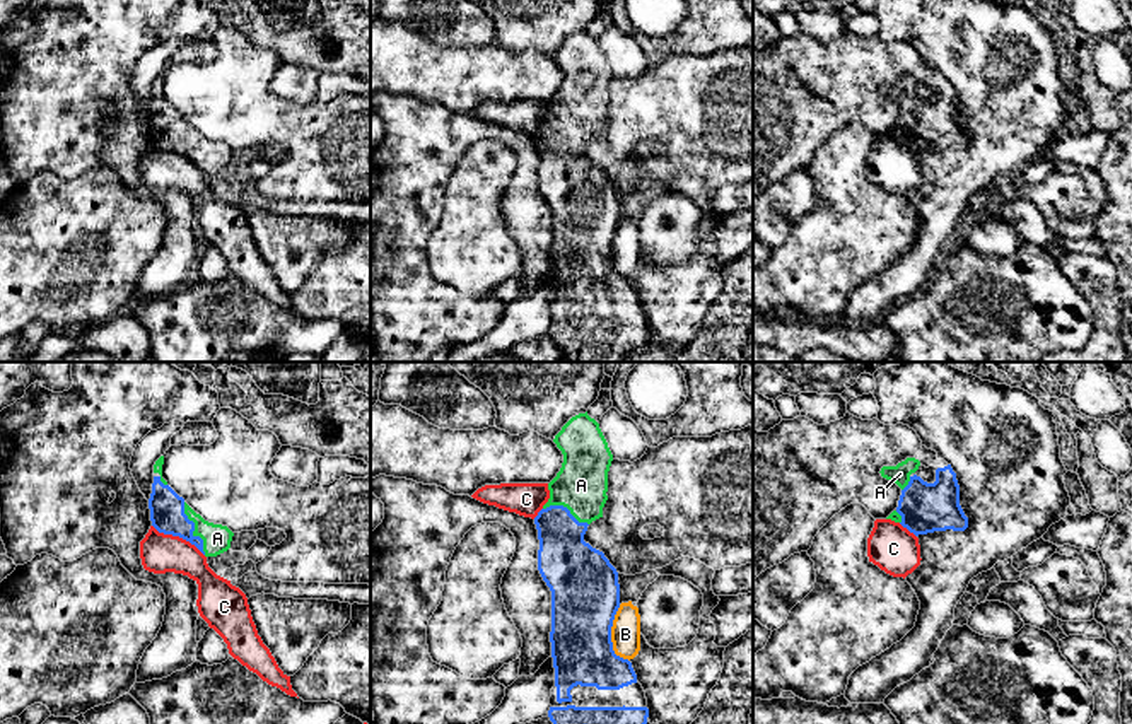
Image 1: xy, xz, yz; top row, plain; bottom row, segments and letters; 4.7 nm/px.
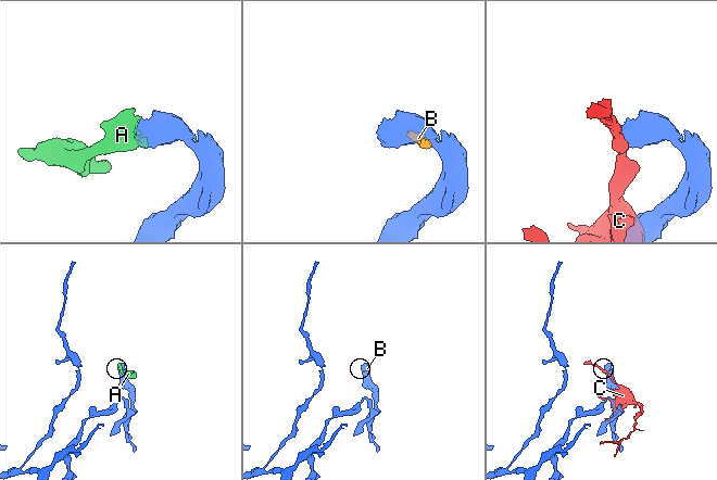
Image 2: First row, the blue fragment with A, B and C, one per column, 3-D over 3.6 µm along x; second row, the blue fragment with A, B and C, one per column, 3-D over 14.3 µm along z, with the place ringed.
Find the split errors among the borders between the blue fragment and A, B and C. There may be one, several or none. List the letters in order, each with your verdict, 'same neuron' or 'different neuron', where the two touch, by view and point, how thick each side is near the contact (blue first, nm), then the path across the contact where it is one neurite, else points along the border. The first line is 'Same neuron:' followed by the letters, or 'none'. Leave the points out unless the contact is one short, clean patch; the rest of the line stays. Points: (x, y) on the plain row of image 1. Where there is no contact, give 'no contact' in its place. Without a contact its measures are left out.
Same neuron: A
A: same neuron; contact xy (193, 147); calibres 160 and 130 nm
B: different neuron; contact xz (610, 253); calibres 320 and 140 nm
C: different neuron; contact xy (178, 152); calibres 160 and 180 nm

